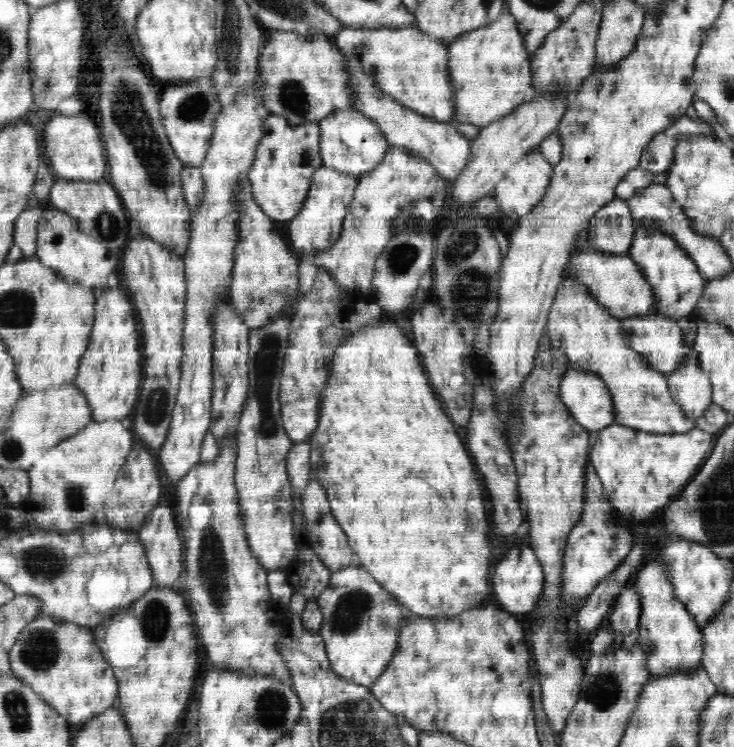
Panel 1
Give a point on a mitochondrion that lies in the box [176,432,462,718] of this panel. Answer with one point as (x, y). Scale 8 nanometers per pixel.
(210, 560)

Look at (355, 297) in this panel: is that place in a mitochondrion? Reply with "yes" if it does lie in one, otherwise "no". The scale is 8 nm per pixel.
no

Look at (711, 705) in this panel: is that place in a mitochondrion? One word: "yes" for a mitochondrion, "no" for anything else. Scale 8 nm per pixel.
no

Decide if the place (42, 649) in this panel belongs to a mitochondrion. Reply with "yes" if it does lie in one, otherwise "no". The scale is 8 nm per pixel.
yes

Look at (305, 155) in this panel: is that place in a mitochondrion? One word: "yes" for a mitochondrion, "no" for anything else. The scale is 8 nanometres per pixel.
yes

